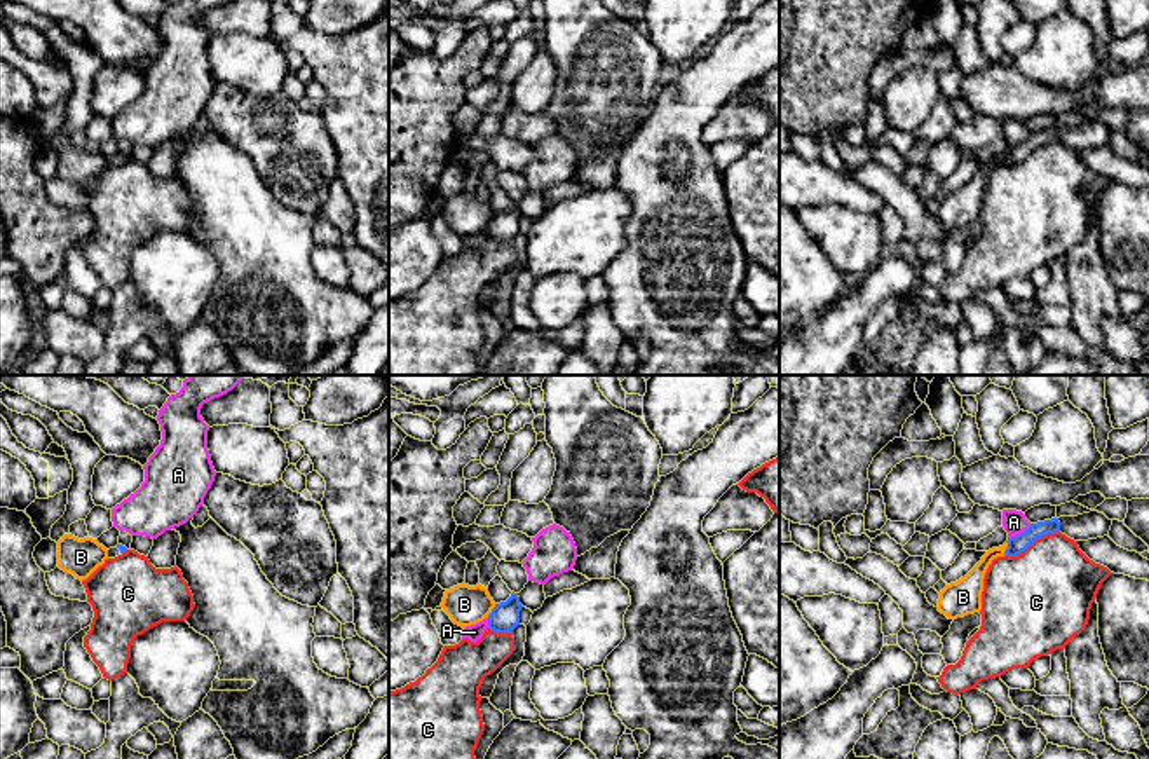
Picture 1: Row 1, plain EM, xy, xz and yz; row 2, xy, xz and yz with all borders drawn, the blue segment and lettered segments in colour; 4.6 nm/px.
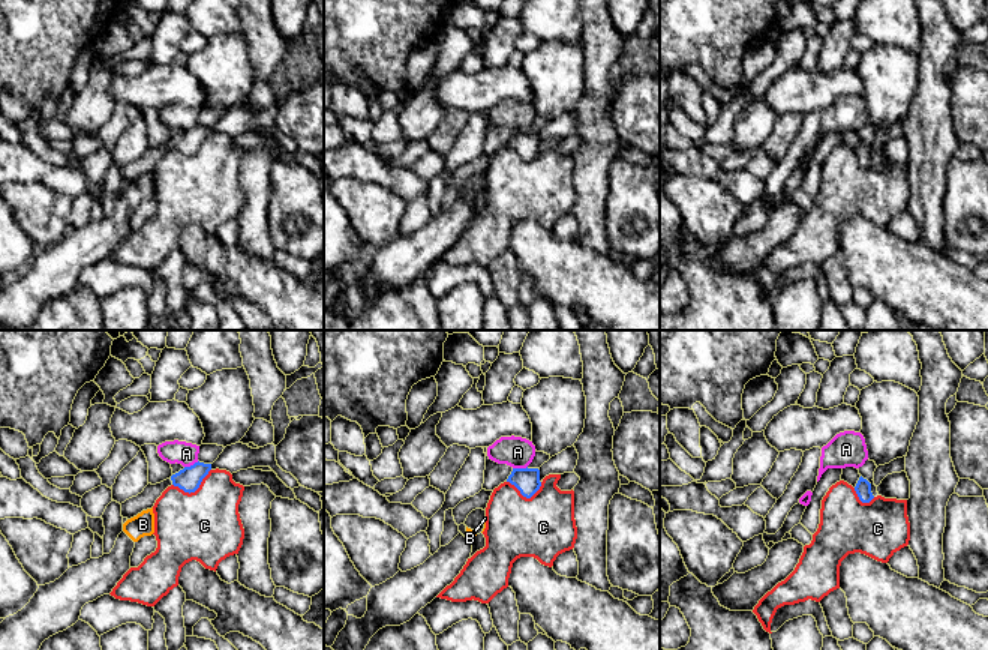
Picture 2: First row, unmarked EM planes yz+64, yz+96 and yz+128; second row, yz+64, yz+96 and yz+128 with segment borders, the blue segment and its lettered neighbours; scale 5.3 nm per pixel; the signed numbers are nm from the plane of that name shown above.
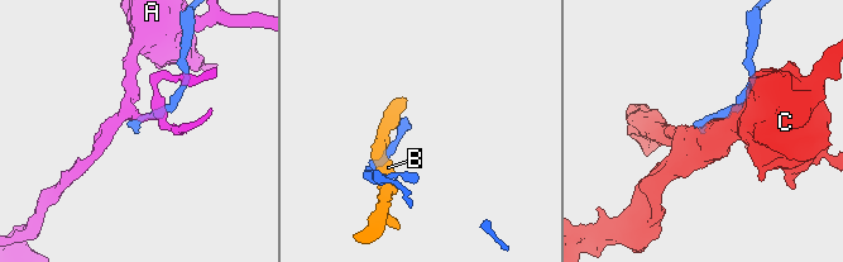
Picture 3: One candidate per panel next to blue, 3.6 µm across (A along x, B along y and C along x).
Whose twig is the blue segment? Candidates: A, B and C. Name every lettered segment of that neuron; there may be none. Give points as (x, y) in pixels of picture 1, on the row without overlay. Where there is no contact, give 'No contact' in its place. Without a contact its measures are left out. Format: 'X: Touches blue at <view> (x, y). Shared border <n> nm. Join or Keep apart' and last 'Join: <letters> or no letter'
A: Touches blue at yz (1019, 143). Shared border 130 nm. Keep apart
B: Touches blue at yz (1006, 157). Shared border 70 nm. Keep apart
C: Touches blue at yz (1031, 152). Shared border 280 nm. Keep apart
Join: no letter

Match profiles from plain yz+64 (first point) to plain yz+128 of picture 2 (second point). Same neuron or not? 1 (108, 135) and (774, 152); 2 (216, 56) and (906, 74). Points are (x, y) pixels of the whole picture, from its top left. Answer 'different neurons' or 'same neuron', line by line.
1: same neuron
2: same neuron

